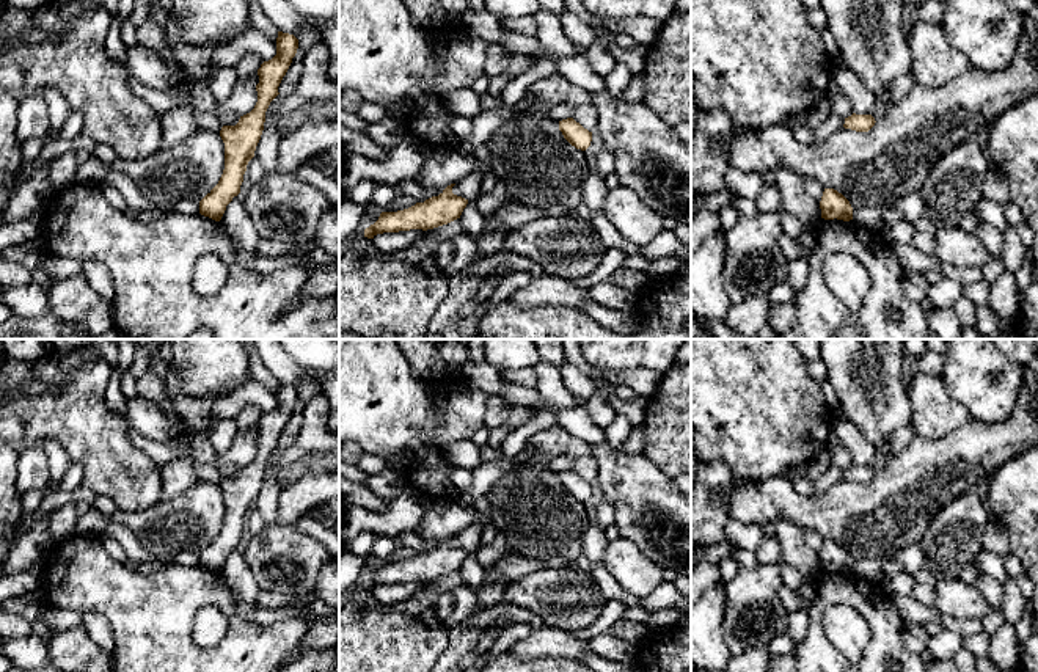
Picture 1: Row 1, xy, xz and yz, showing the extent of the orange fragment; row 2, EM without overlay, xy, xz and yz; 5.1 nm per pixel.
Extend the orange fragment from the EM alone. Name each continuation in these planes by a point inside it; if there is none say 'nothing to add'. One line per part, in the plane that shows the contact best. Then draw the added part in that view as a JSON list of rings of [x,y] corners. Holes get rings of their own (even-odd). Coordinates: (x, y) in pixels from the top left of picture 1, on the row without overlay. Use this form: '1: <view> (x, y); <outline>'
nothing to add

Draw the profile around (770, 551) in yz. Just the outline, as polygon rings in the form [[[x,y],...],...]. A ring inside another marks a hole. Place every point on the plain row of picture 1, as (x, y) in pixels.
[[[765,535],[762,545],[755,550],[758,564],[777,564],[782,562],[782,546],[774,535]]]

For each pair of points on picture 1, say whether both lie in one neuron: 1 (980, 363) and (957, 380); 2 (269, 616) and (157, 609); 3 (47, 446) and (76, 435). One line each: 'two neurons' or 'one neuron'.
1: one neuron
2: two neurons
3: two neurons

